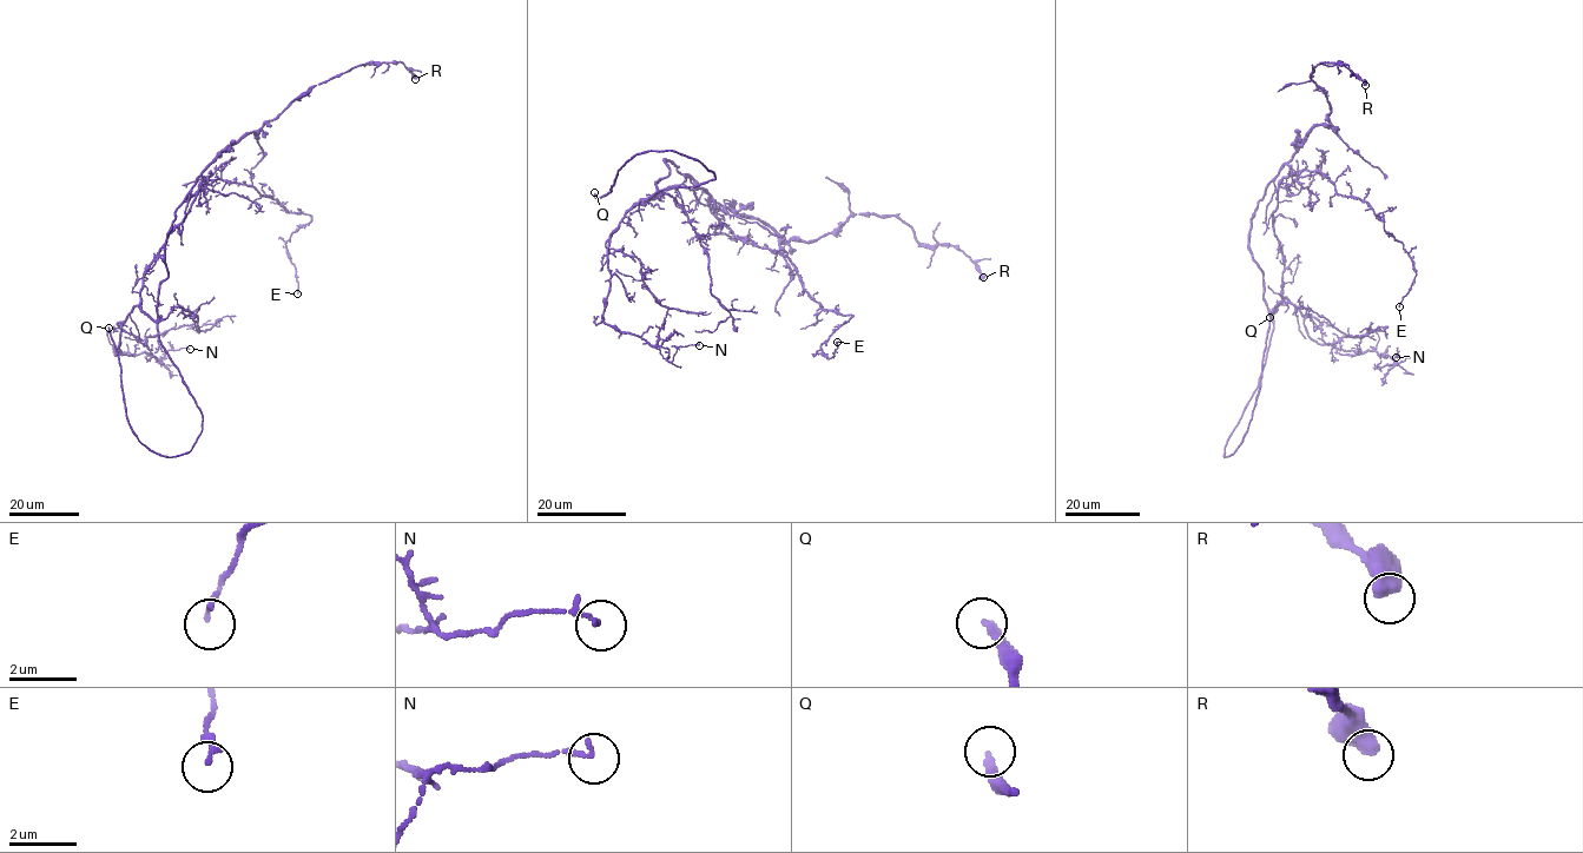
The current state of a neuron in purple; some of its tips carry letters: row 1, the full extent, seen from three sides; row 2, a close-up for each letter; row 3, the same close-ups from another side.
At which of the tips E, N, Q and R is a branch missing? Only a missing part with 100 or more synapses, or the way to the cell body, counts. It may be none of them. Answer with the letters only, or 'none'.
Q

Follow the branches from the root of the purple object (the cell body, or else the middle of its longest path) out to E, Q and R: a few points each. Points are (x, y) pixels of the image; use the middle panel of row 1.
E: (667, 165), (710, 194), (720, 225), (785, 256), (825, 310), (853, 315), (820, 346), (829, 358), (837, 342)
Q: (667, 165), (657, 192), (714, 179), (697, 159), (646, 151), (618, 170), (611, 191), (598, 198), (594, 192)
R: (667, 165), (785, 242), (817, 240), (856, 213), (891, 215), (922, 244), (957, 245), (983, 277)

